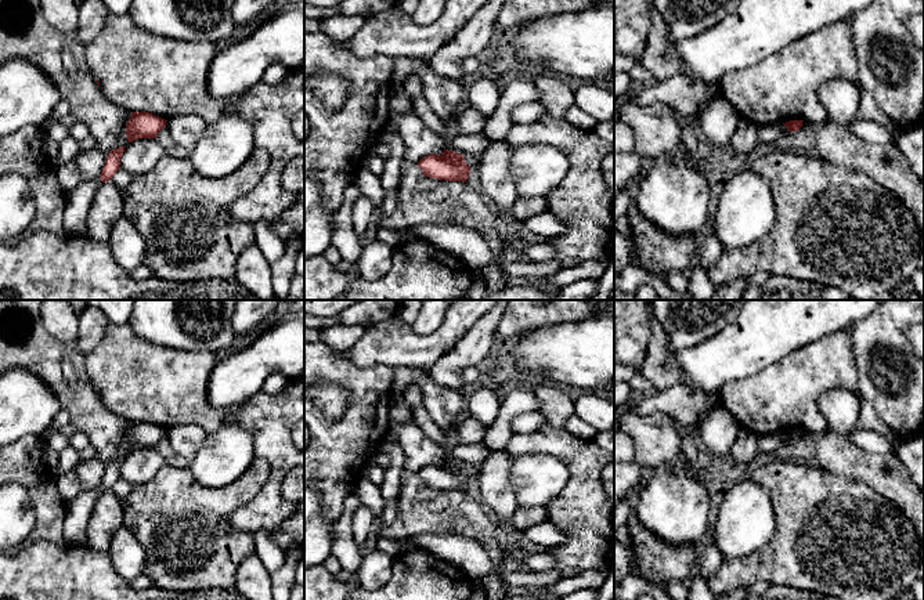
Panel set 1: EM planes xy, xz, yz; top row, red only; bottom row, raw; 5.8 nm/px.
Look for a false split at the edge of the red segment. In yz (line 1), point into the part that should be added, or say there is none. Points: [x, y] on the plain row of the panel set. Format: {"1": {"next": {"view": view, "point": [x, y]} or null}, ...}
{"1": {"next": null}}

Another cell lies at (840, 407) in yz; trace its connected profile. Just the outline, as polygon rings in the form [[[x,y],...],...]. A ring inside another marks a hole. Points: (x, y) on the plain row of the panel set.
[[[831,388],[824,391],[817,400],[819,411],[827,420],[829,430],[849,435],[855,430],[859,418],[859,397],[845,388]]]

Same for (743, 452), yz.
[[[740,429],[734,445],[732,447],[730,456],[725,460],[725,467],[729,471],[736,471],[750,465],[758,452],[758,434]]]

